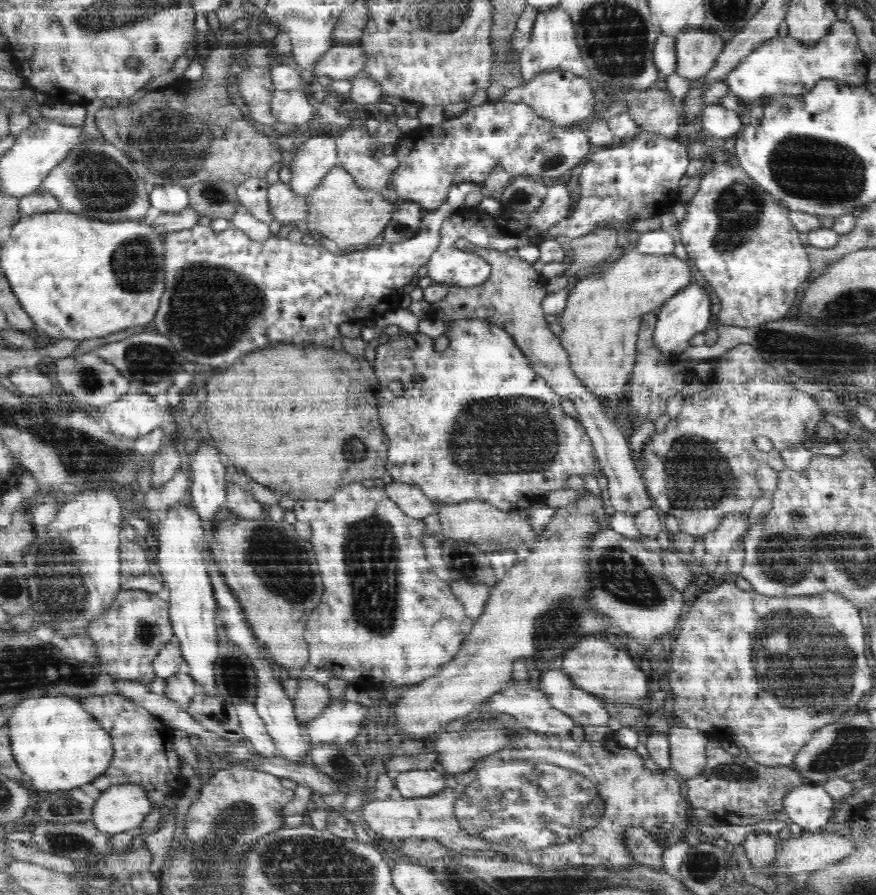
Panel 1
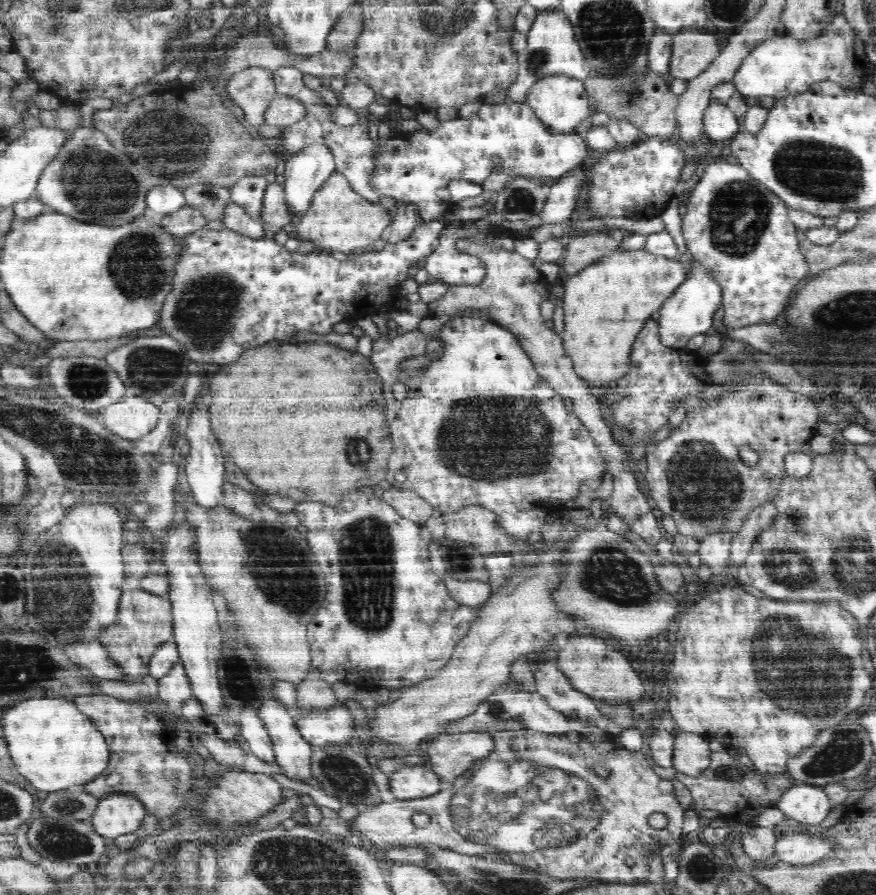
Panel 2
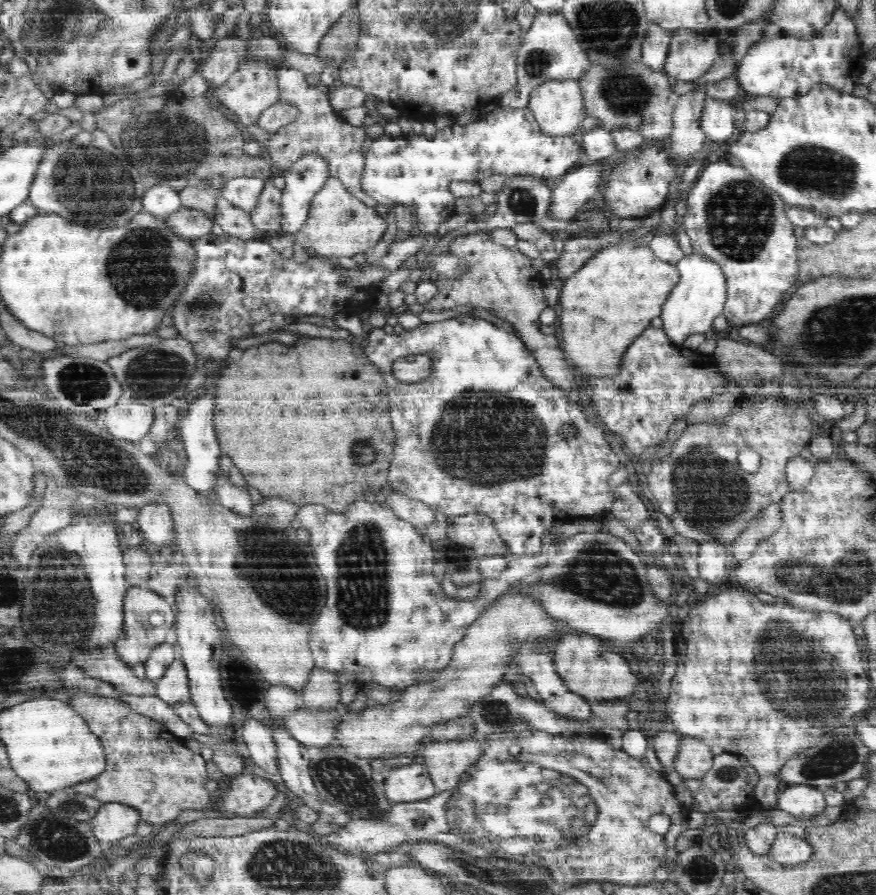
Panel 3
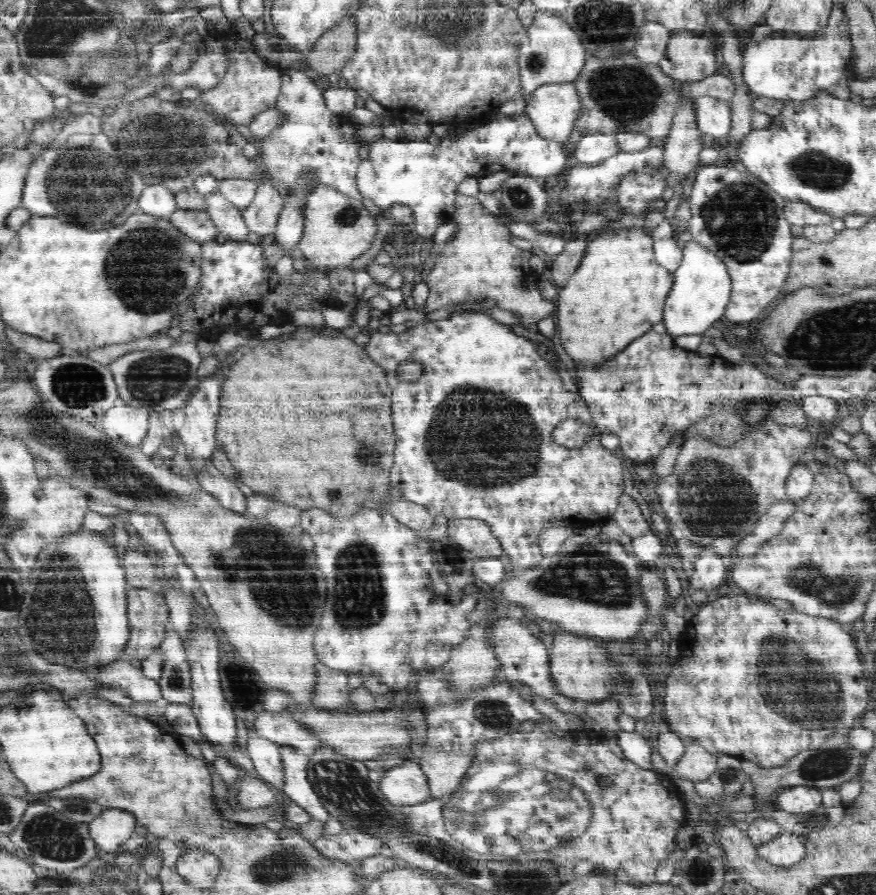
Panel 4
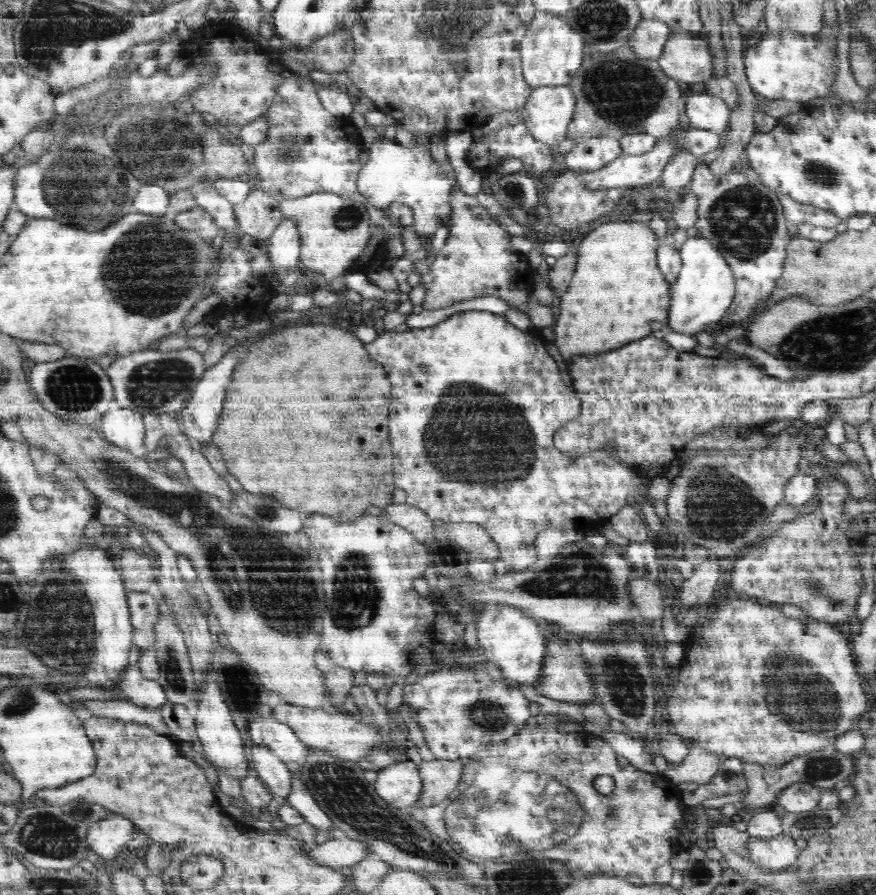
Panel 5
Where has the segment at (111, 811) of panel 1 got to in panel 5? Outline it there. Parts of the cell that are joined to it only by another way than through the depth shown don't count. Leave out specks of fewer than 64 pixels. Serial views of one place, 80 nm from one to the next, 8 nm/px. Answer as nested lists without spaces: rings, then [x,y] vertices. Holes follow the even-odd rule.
[[[114,813],[92,823],[87,832],[87,845],[91,854],[115,863],[118,854],[135,835],[134,826],[131,820]]]

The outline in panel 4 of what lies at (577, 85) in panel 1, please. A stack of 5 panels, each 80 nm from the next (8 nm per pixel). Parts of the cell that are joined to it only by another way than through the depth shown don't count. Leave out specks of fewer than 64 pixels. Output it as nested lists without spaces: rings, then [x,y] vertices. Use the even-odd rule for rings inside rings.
[[[574,82],[557,83],[550,85],[543,85],[530,98],[526,99],[525,108],[521,110],[526,113],[526,117],[532,121],[532,125],[536,127],[536,131],[546,140],[556,140],[558,142],[565,142],[574,129],[580,114],[582,112],[582,104]]]

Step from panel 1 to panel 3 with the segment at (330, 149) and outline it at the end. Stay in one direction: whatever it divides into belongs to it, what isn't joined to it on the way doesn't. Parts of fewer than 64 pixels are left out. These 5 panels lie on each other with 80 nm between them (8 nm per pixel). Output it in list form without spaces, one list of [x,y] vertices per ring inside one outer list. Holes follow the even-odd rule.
[[[310,154],[302,156],[294,167],[284,174],[285,187],[281,194],[281,217],[282,226],[280,232],[294,238],[308,219],[311,200],[314,195],[322,188],[322,185],[330,178],[326,165],[326,159],[318,155]]]

